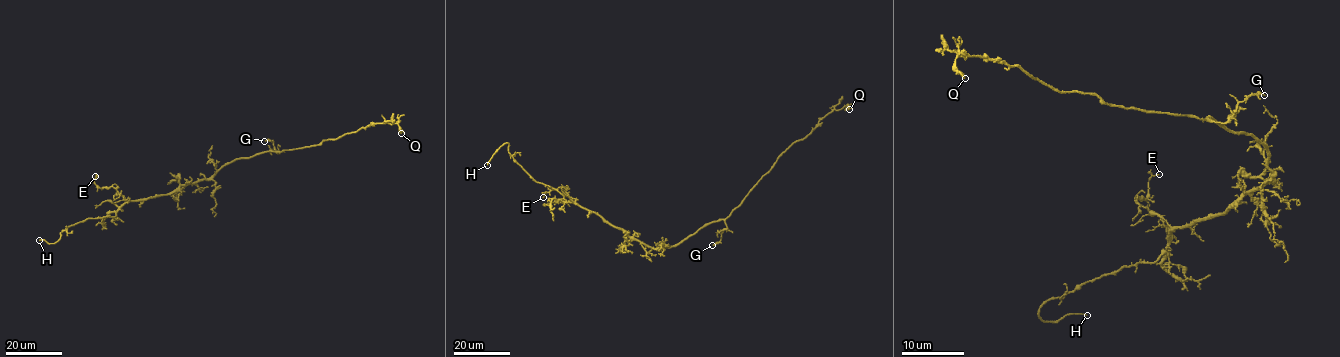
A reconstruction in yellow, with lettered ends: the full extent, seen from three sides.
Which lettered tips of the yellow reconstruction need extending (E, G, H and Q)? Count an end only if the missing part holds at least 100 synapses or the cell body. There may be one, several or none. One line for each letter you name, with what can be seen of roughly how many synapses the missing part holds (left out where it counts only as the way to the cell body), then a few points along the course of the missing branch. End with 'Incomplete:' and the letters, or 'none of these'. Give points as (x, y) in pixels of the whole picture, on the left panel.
H: Course of what is missing: (39, 240), (31, 240), (29, 244), (27, 240)
Incomplete: H

